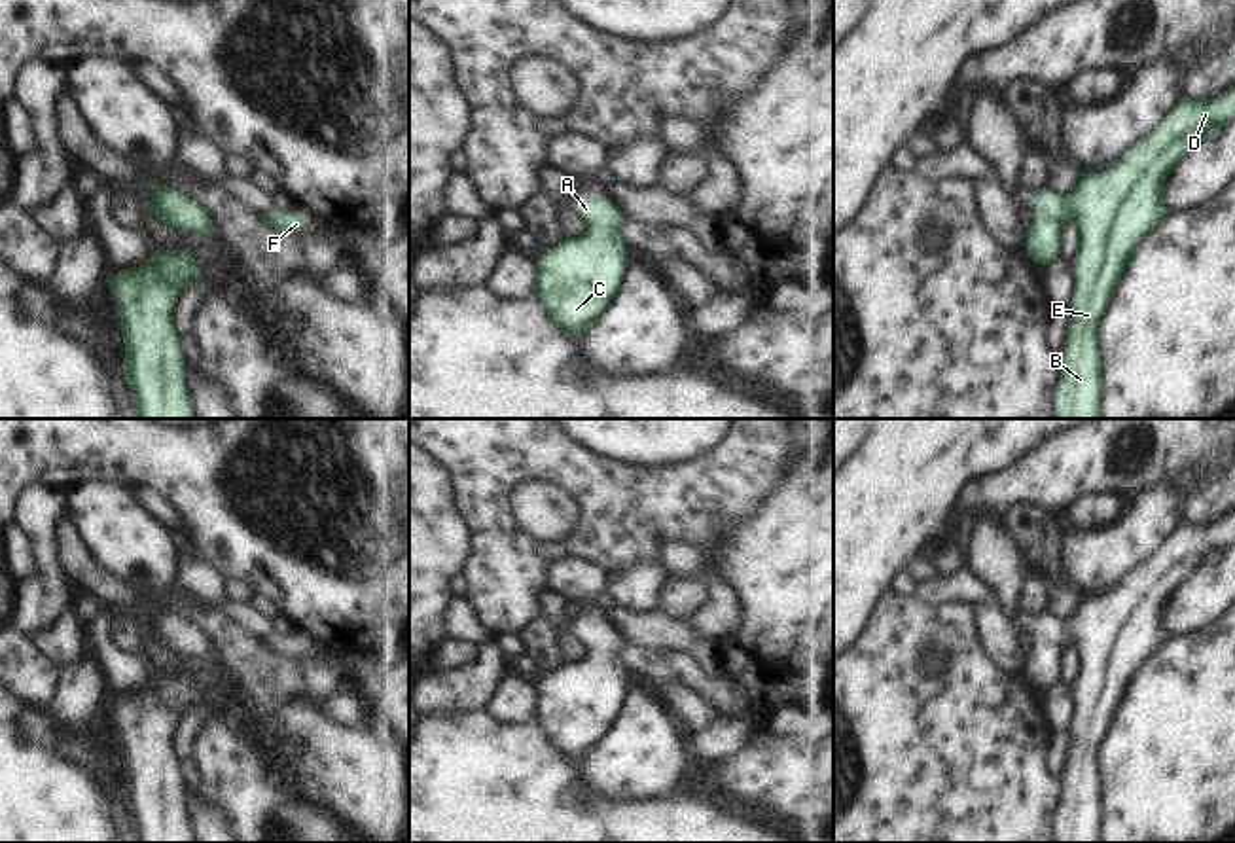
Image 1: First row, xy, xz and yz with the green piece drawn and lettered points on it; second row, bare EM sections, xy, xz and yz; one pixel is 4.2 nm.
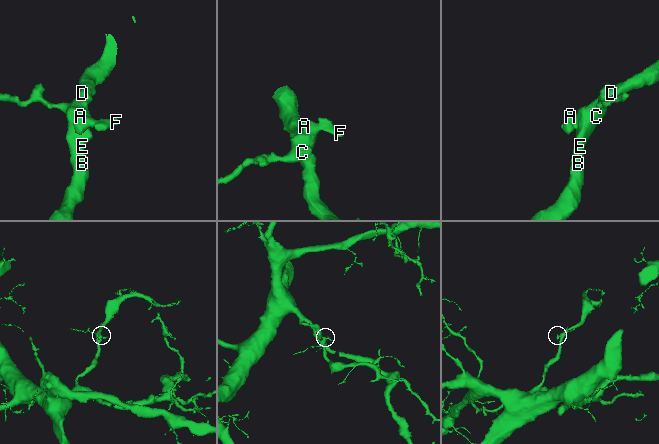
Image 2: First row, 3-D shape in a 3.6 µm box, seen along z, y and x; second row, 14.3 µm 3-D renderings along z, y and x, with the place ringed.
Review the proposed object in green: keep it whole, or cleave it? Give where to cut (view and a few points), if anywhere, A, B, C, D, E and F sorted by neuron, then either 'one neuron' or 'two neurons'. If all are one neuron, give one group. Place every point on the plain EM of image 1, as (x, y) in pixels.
no cut; A B C D E F; one neuron

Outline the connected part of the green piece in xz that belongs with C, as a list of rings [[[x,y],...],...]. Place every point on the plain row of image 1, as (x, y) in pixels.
[[[604,614],[591,623],[572,621],[570,633],[582,642],[585,657],[564,661],[532,688],[536,724],[553,748],[576,763],[604,737],[621,712],[627,673],[618,661],[625,640]]]

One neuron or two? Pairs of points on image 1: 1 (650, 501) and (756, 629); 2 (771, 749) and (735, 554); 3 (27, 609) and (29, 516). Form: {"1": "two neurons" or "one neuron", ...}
{"1": "two neurons", "2": "one neuron", "3": "one neuron"}

